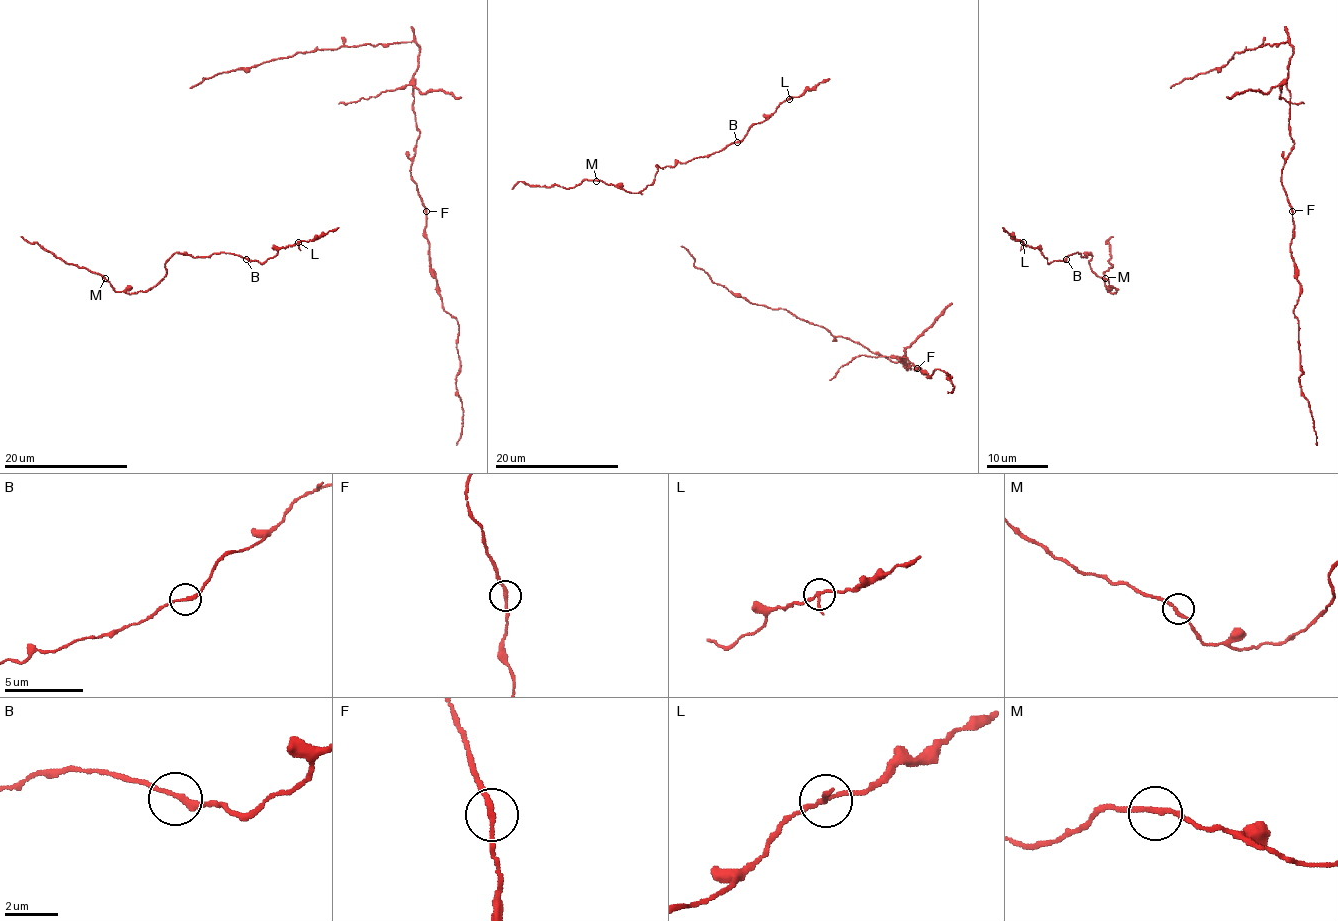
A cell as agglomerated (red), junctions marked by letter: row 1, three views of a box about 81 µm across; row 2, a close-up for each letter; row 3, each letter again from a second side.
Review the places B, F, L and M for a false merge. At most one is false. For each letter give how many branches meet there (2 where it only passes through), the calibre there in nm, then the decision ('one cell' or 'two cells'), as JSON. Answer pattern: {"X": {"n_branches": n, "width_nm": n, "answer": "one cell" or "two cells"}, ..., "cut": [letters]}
{"B": {"n_branches": 2, "width_nm": 200, "answer": "one cell"}, "F": {"n_branches": 2, "width_nm": 200, "answer": "one cell"}, "L": {"n_branches": 2, "width_nm": 200, "answer": "one cell"}, "M": {"n_branches": 2, "width_nm": 200, "answer": "one cell"}, "cut": []}

